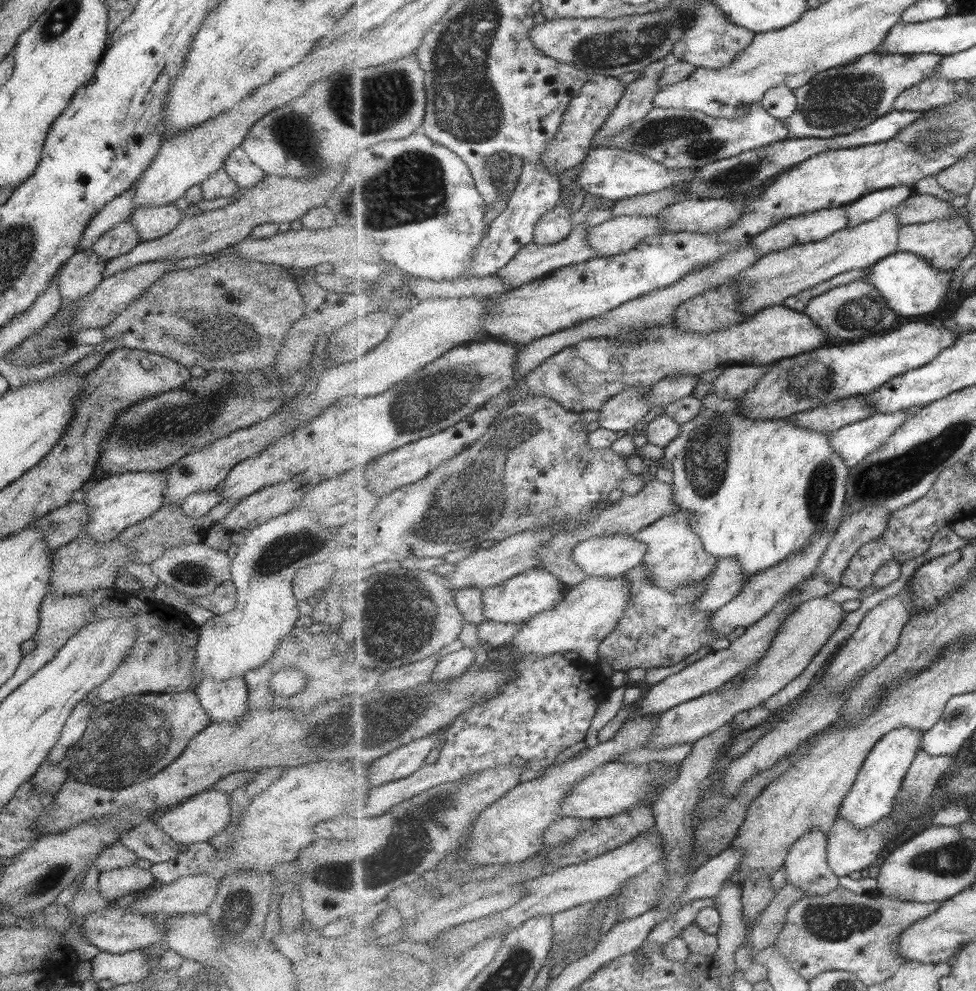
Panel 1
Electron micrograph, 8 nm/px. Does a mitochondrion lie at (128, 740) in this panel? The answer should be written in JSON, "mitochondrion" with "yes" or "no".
{"mitochondrion":"yes"}

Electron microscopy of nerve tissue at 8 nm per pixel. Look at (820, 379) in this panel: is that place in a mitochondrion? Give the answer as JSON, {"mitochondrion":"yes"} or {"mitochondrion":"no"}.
{"mitochondrion":"yes"}

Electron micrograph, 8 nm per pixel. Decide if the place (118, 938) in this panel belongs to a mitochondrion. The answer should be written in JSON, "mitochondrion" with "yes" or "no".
{"mitochondrion":"no"}

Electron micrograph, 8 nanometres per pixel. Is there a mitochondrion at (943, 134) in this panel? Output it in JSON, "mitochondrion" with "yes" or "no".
{"mitochondrion":"yes"}

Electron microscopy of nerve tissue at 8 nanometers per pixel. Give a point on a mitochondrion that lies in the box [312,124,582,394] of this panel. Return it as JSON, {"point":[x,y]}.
{"point":[412,187]}

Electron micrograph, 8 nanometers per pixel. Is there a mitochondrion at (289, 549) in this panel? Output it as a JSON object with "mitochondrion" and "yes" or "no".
{"mitochondrion":"yes"}

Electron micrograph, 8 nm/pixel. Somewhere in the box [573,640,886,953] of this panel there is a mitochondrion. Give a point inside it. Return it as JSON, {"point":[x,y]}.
{"point":[829,922]}

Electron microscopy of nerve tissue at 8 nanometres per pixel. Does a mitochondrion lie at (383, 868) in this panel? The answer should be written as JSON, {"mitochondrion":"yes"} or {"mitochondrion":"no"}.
{"mitochondrion":"yes"}

